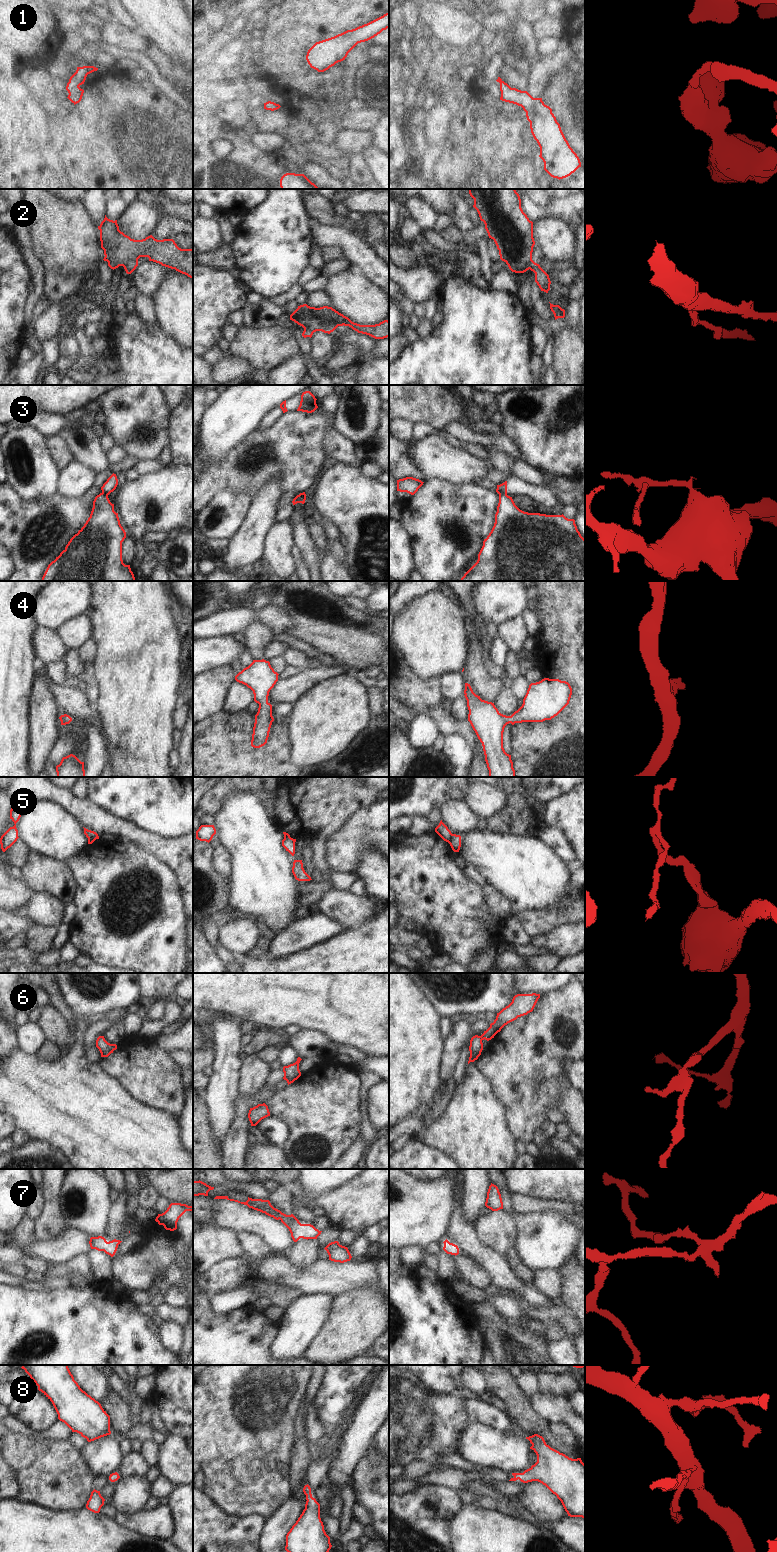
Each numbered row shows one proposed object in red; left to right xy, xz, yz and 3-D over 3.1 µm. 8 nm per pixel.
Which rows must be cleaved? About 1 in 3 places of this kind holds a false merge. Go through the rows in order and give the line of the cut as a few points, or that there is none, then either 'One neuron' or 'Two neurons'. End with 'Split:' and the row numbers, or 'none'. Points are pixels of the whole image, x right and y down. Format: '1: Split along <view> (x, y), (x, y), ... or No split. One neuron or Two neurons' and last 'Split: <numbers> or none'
1: No split. One neuron
2: Split along xz (304, 329), (308, 329), (312, 333). Two neurons
3: Split along yz (499, 493), (506, 495). Two neurons
4: No split. One neuron
5: Split along yz (452, 834), (448, 842). Two neurons
6: No split. One neuron
7: No split. One neuron
8: No split. One neuron
Split: 2, 3, 5

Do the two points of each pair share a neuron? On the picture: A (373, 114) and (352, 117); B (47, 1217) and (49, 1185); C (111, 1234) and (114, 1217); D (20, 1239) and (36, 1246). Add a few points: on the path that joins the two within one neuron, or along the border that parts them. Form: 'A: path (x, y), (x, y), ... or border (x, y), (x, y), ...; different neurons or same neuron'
A: path (368, 117), (357, 117); same neuron
B: path (49, 1209), (49, 1193); same neuron
C: path (113, 1230), (114, 1221); same neuron
D: border (34, 1236), (19, 1248); different neurons

